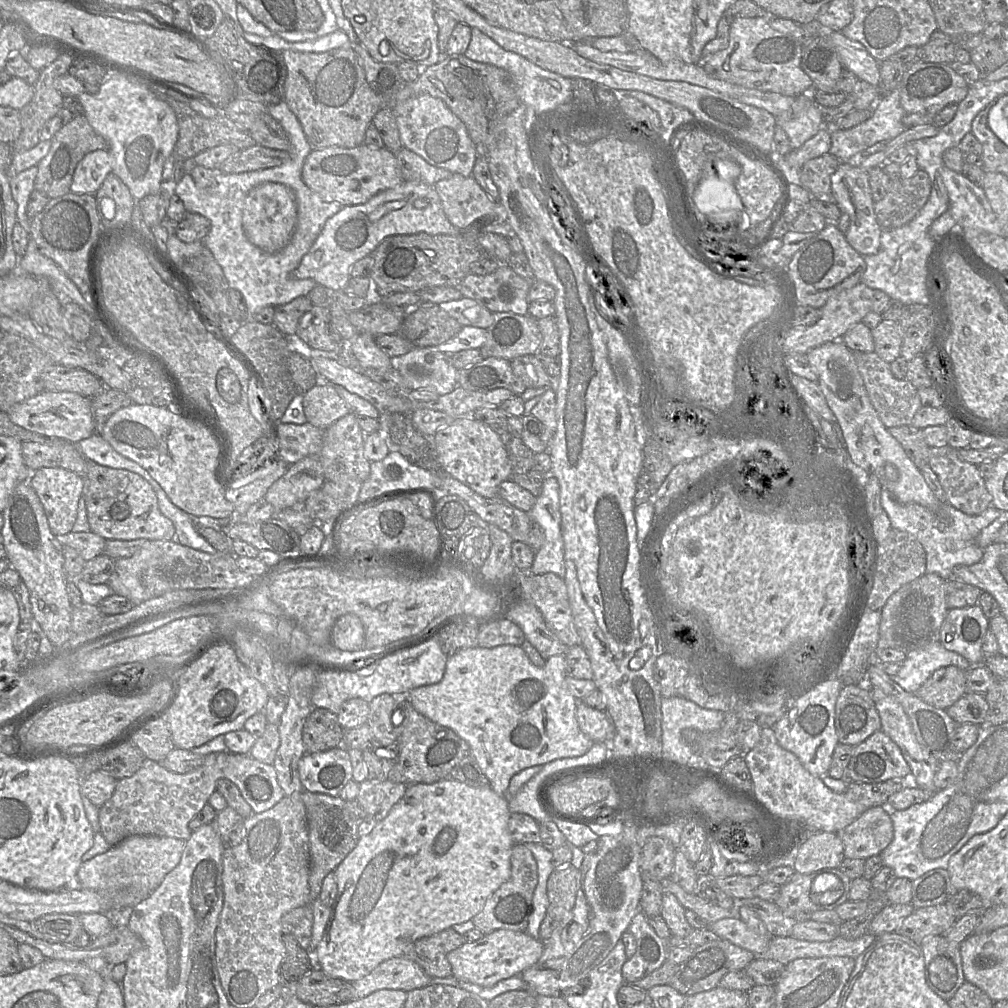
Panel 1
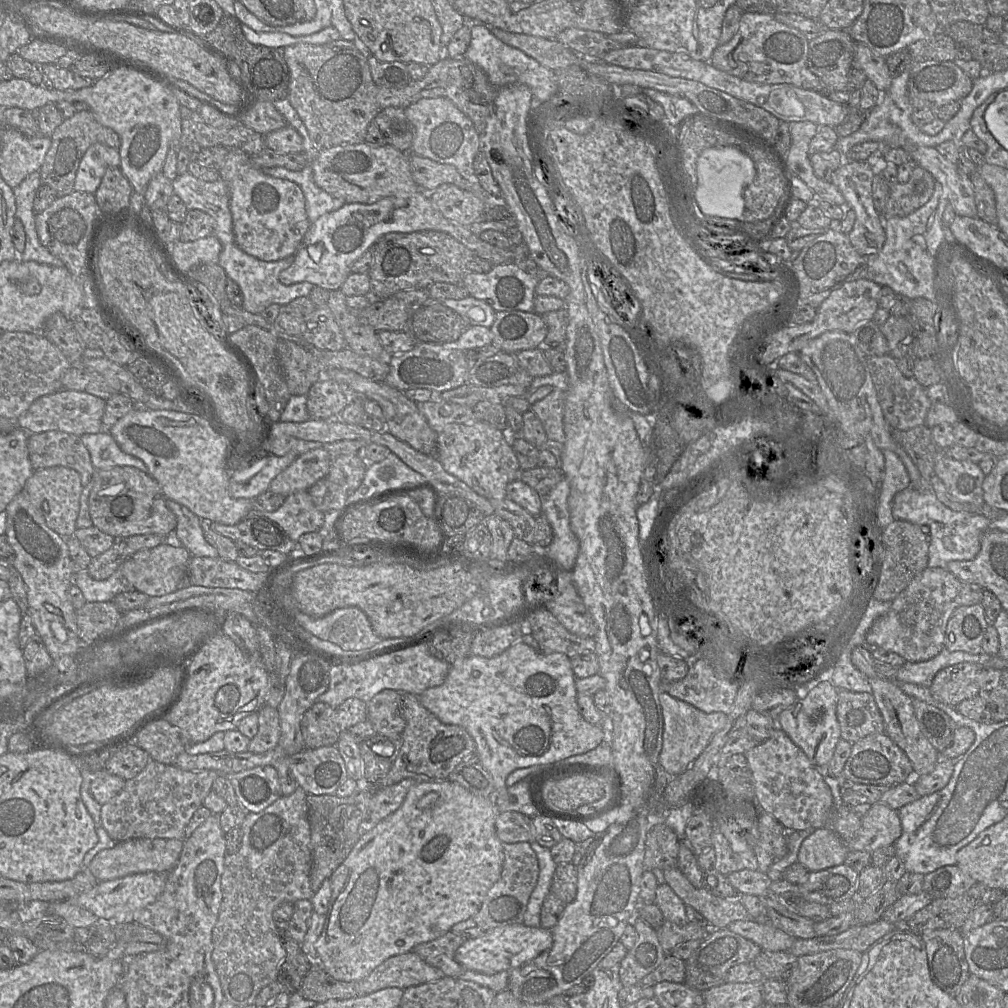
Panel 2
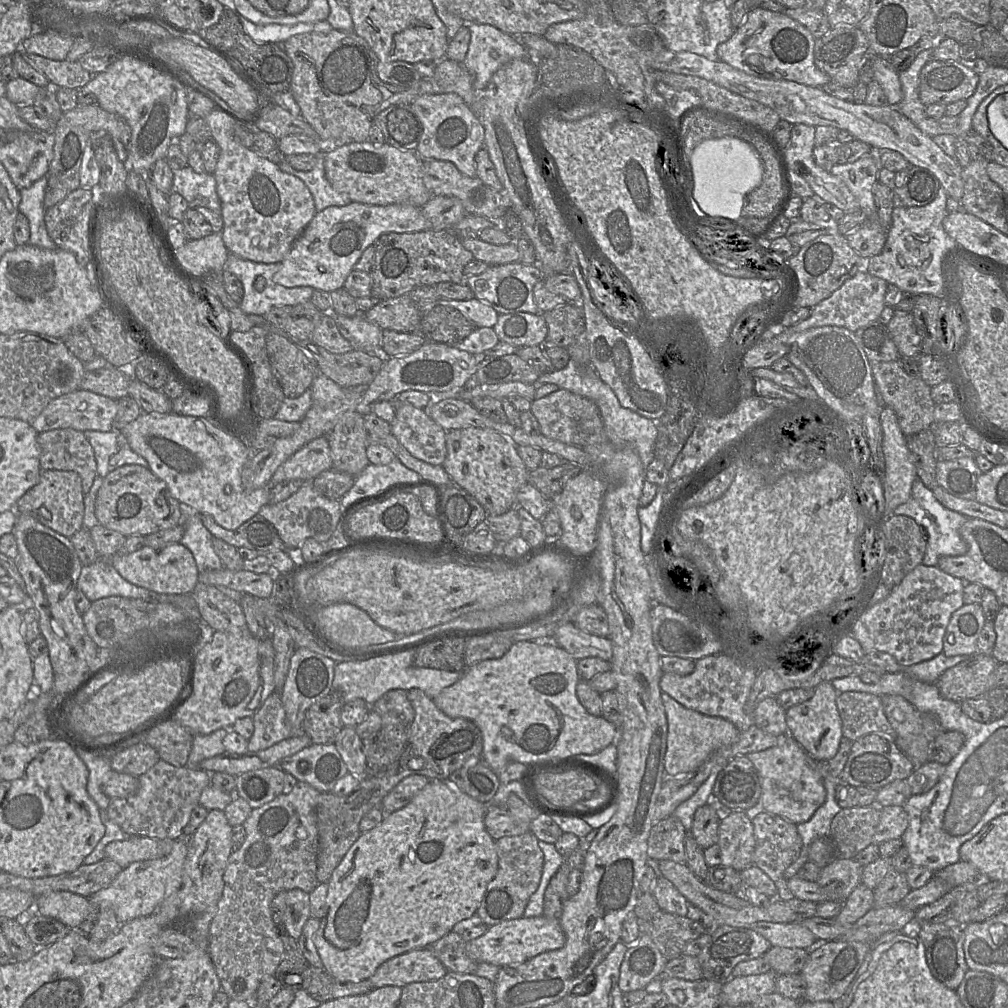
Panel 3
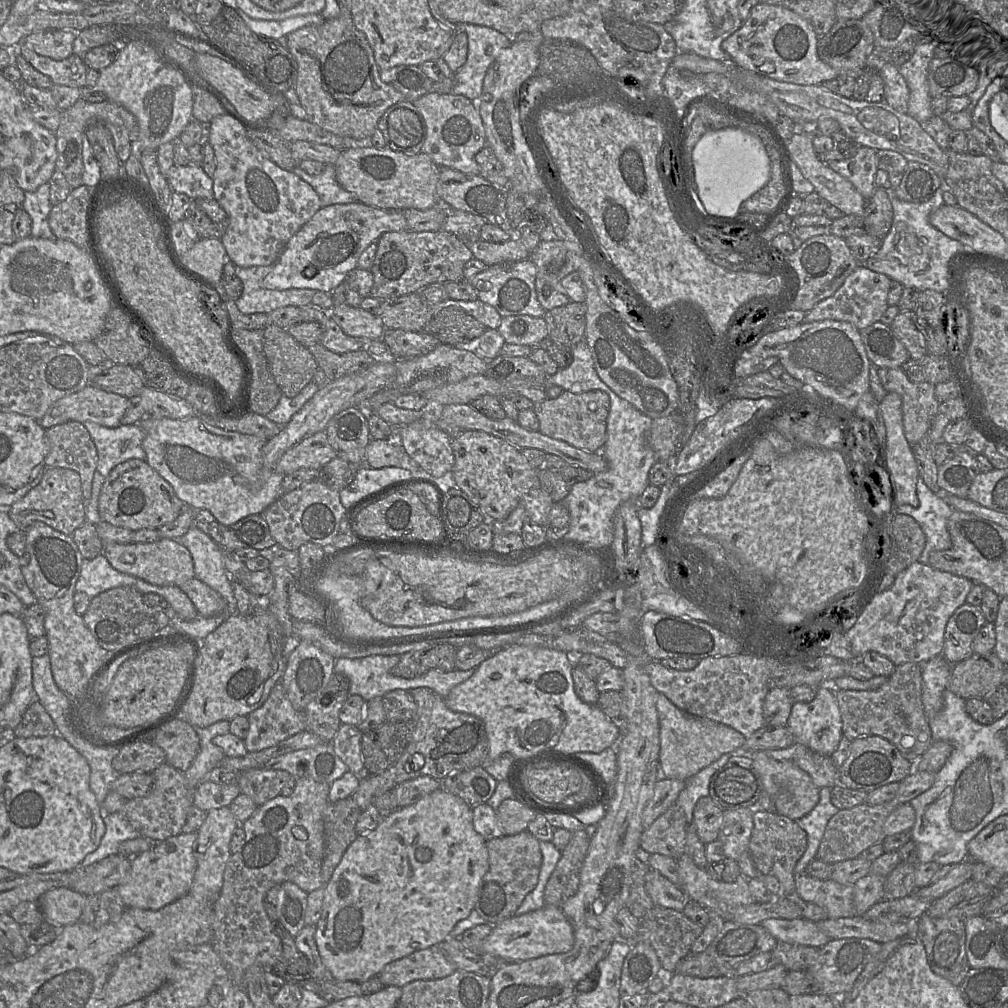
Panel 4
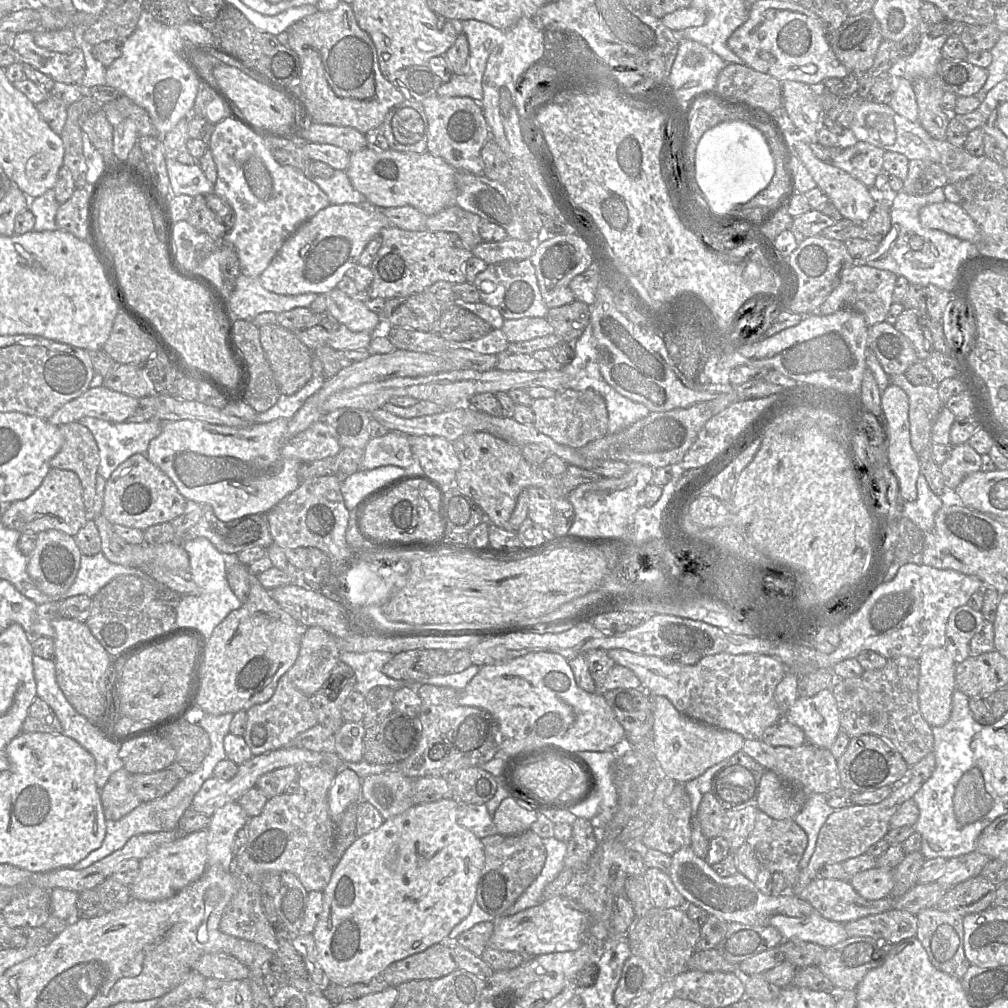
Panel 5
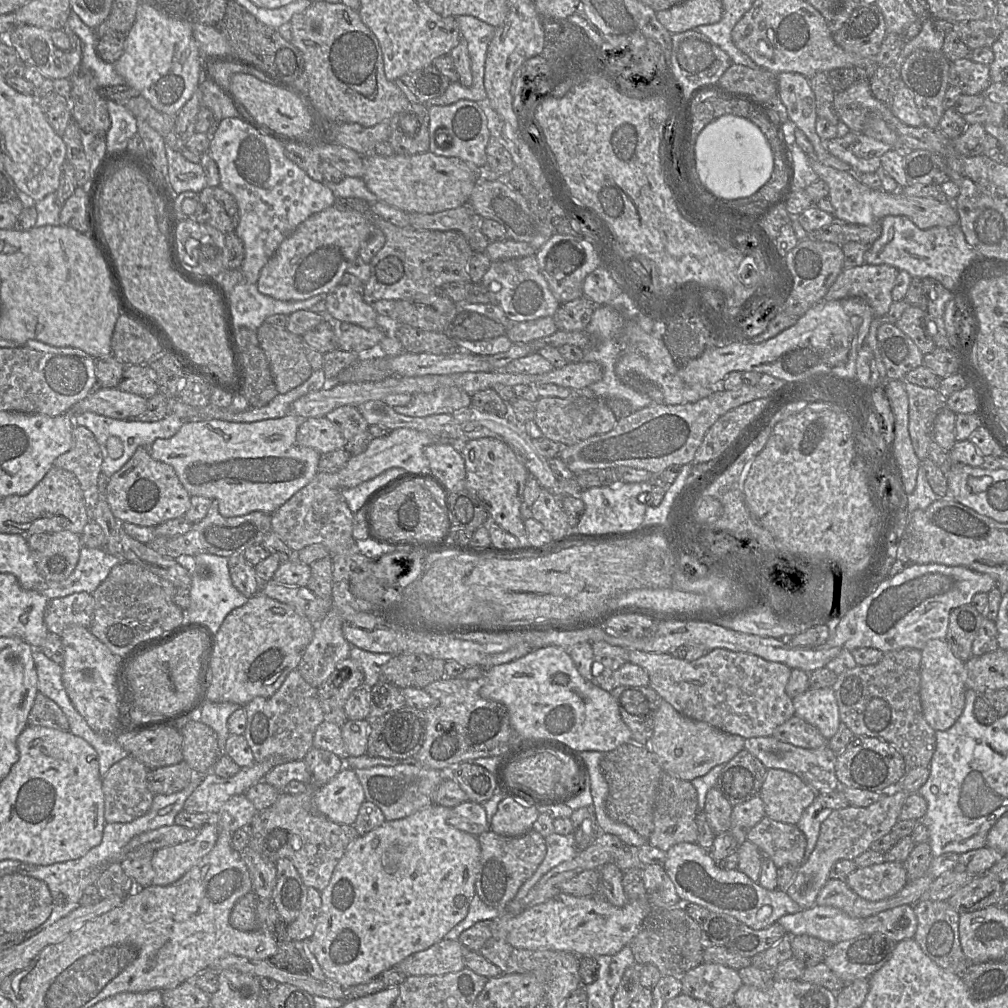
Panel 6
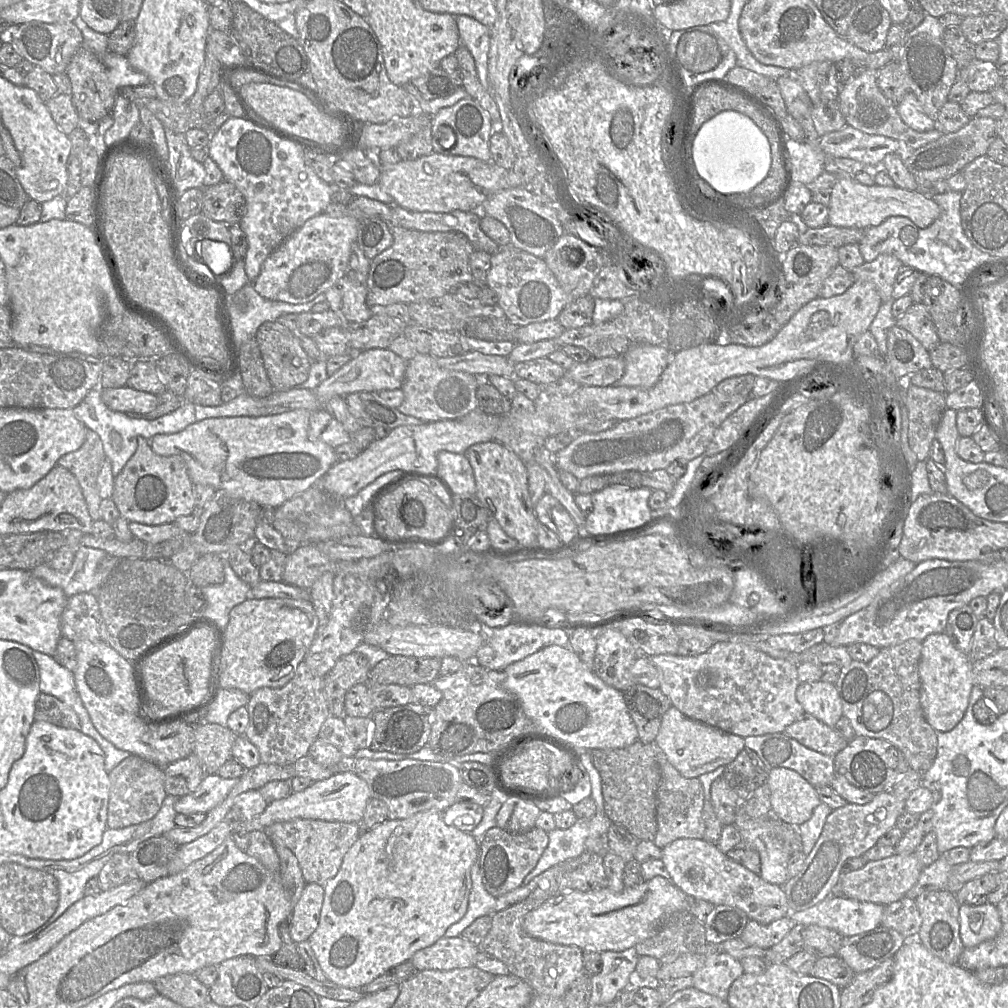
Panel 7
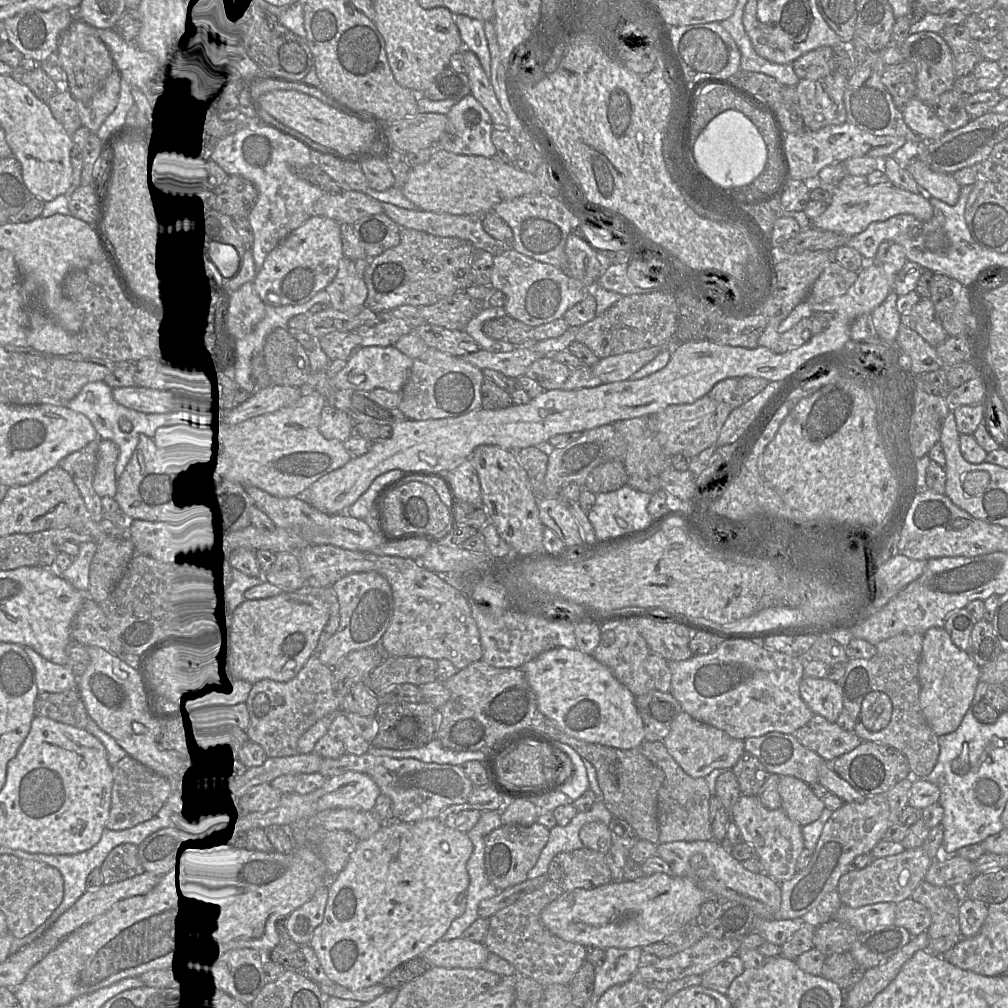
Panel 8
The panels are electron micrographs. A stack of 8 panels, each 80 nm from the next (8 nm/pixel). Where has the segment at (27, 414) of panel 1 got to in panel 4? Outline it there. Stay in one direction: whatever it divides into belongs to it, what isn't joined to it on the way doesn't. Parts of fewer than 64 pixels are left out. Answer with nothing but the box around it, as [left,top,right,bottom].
[38,384,129,429]

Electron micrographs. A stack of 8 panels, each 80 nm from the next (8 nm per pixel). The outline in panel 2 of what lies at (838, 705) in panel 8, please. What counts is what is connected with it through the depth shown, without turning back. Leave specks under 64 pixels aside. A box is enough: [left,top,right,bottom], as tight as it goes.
[775,681,841,768]

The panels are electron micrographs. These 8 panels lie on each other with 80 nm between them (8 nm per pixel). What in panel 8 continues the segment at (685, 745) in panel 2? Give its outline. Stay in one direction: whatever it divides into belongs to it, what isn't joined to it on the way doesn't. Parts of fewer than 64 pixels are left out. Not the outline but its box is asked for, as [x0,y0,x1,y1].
[663,711,745,778]

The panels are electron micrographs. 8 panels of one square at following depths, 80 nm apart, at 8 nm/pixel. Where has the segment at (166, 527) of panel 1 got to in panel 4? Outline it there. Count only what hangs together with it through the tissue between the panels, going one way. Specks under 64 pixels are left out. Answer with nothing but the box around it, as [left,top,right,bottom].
[98,459,186,531]

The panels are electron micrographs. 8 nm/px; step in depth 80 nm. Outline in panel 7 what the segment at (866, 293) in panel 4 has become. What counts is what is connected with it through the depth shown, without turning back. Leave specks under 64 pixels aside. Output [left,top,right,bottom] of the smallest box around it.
[852,253,903,303]

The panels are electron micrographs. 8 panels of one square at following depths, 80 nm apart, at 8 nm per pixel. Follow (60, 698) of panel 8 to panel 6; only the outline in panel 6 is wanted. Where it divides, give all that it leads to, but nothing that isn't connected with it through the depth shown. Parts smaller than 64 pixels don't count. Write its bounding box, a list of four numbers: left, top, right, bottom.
[28,692,69,731]

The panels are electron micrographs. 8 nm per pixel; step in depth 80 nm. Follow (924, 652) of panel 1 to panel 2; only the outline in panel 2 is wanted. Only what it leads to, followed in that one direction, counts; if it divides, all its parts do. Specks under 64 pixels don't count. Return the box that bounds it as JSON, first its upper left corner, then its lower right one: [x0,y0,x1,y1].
[894,647,980,687]

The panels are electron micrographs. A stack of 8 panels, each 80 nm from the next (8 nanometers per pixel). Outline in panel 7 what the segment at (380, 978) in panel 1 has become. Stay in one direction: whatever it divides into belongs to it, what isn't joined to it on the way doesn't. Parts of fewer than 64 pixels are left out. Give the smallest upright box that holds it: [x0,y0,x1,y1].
[411,937,480,970]

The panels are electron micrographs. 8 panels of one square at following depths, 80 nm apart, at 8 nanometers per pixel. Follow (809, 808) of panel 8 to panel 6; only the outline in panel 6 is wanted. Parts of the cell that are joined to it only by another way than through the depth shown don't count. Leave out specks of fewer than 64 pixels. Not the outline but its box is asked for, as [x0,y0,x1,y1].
[759,769,817,824]

